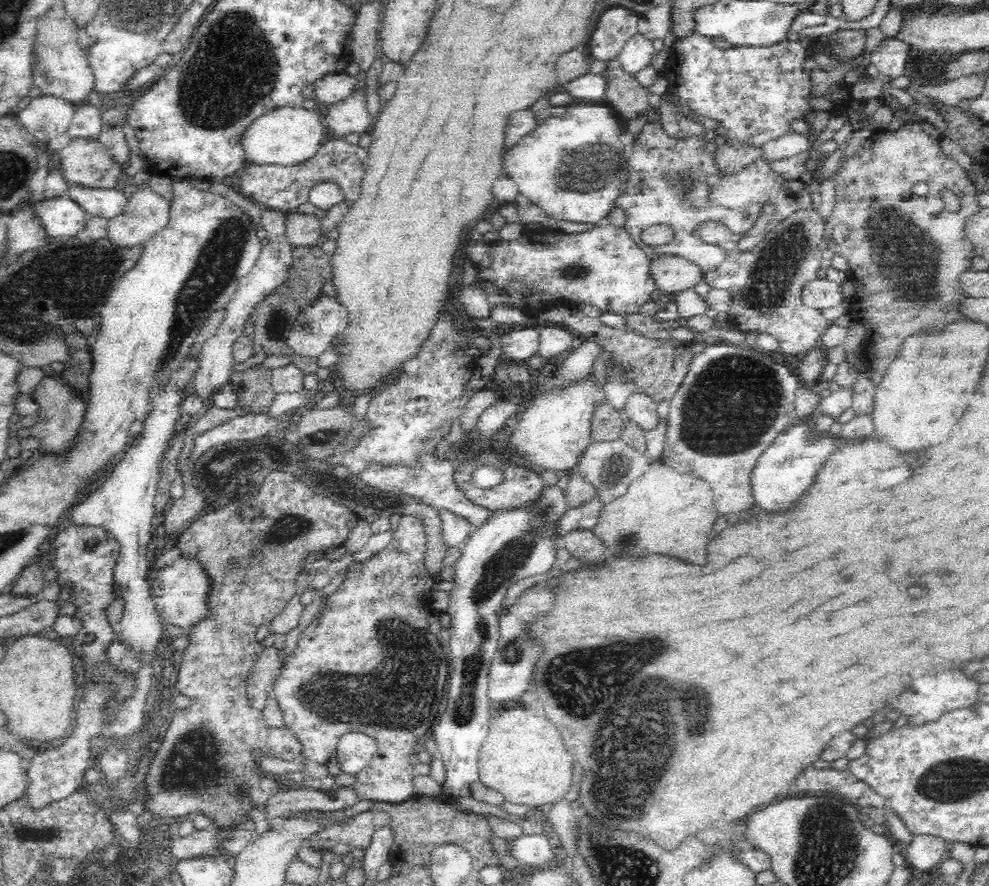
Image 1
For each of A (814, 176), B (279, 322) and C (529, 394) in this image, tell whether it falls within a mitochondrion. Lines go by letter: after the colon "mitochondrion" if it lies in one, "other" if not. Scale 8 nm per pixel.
A: other
B: mitochondrion
C: other

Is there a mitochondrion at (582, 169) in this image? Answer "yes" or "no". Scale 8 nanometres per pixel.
yes

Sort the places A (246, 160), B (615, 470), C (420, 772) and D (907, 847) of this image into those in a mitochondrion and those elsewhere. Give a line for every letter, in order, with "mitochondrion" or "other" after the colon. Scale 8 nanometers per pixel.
A: other
B: mitochondrion
C: other
D: other

